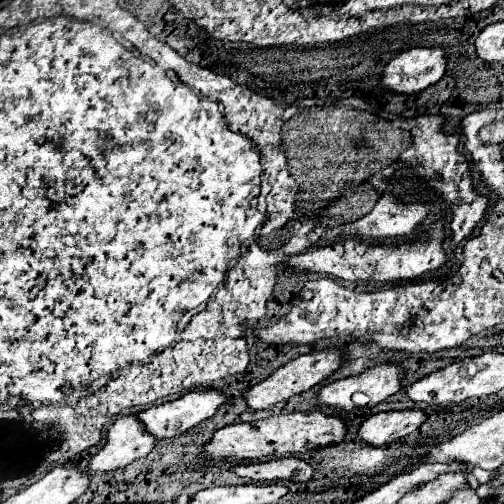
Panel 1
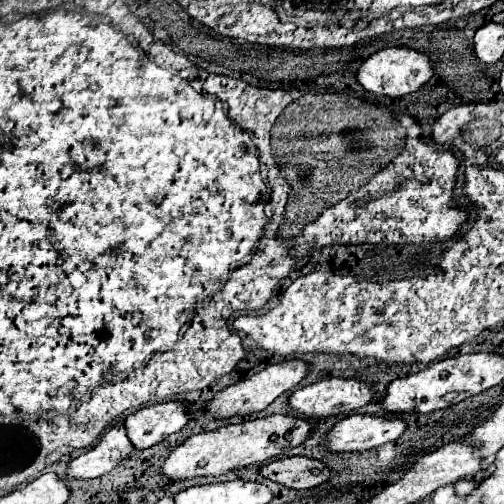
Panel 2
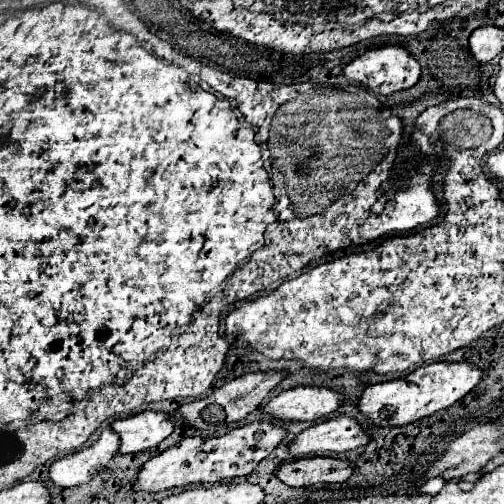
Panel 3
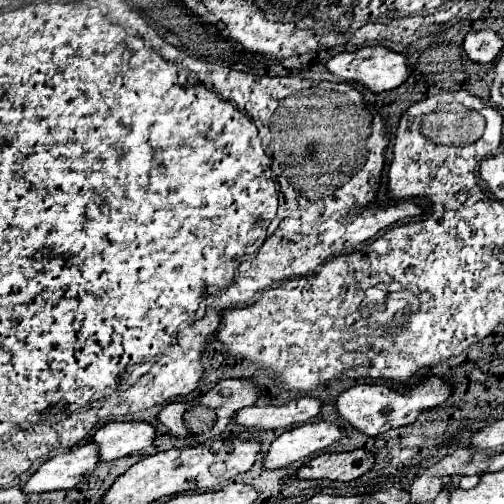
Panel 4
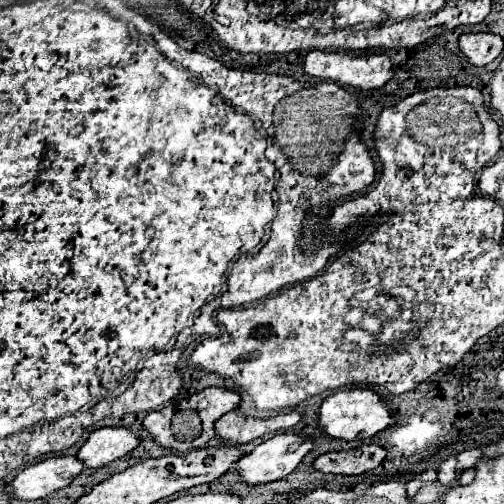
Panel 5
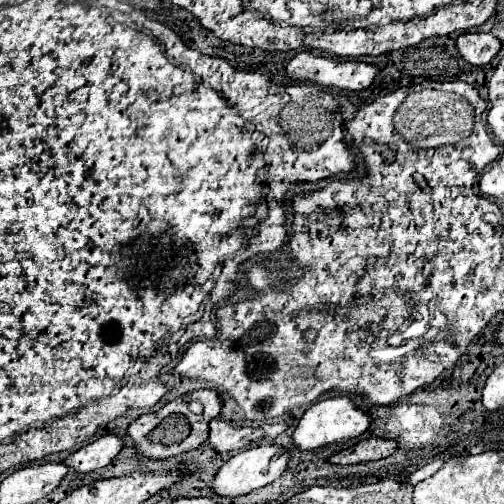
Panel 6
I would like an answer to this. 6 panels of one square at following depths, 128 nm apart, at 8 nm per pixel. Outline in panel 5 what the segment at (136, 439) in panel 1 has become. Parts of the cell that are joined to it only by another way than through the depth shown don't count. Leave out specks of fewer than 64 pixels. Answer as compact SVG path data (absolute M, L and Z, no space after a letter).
M52 456L24 468L12 482L18 500L46 498L48 494L66 488L84 470L78 456Z

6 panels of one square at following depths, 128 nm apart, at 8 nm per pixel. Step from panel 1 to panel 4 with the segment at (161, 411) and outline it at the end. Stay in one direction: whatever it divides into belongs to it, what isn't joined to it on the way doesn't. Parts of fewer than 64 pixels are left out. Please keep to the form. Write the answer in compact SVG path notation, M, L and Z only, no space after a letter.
M142 420L108 422L94 434L94 444L100 448L100 460L116 460L132 452L148 448L156 438L156 428Z

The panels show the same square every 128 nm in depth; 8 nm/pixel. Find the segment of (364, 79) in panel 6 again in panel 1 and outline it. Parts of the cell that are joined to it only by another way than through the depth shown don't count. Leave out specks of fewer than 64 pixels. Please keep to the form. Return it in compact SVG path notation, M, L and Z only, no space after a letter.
M412 48L388 62L380 84L398 94L414 94L436 84L444 72L446 52L442 48Z

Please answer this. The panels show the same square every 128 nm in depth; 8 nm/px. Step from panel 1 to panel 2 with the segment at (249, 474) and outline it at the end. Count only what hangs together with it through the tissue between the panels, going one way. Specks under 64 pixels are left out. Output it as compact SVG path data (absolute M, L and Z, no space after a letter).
M290 456L262 466L258 474L286 488L300 490L300 488L314 488L326 482L330 478L330 468L320 460L312 460L306 456Z

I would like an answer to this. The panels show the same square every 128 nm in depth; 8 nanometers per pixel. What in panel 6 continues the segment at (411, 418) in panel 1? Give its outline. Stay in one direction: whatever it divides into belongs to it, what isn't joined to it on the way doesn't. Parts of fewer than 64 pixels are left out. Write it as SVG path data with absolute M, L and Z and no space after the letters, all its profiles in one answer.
M260 444L256 448L238 452L216 474L214 492L218 496L222 496L222 498L236 498L236 496L248 494L248 492L252 492L256 488L268 486L270 482L274 482L276 478L282 476L282 472L288 468L288 462L290 462L290 454L284 452L282 446L278 446L278 444Z

